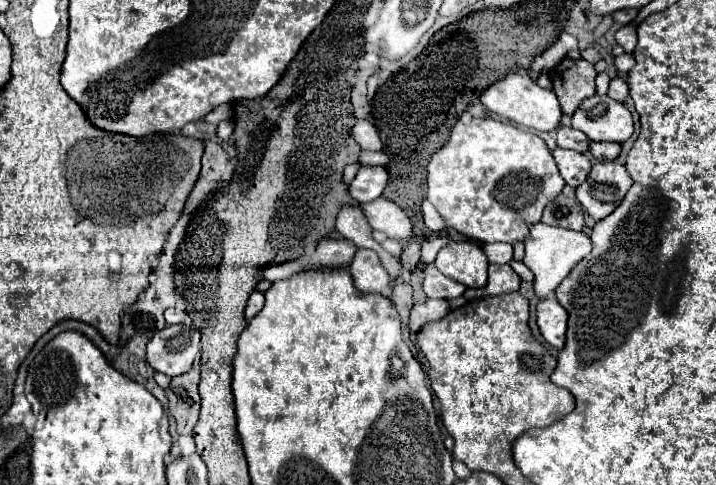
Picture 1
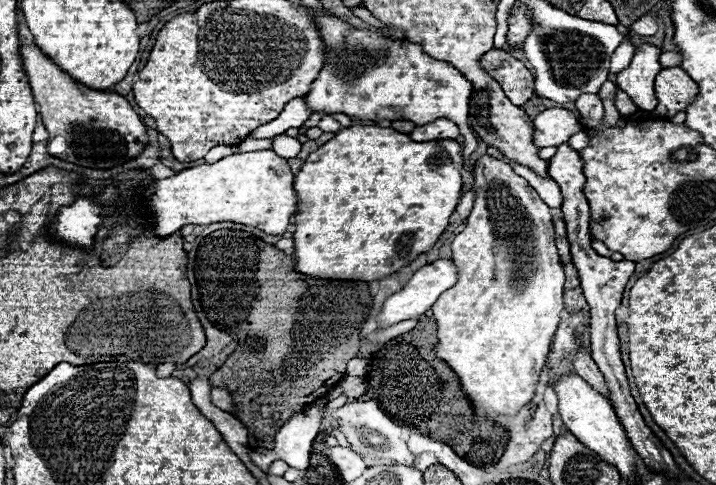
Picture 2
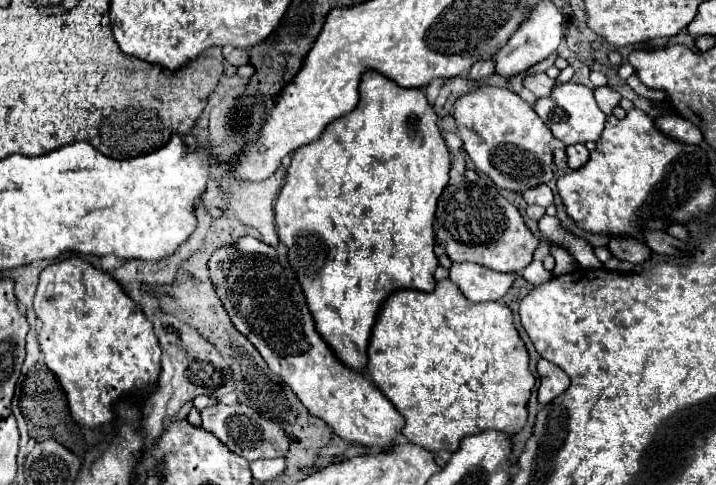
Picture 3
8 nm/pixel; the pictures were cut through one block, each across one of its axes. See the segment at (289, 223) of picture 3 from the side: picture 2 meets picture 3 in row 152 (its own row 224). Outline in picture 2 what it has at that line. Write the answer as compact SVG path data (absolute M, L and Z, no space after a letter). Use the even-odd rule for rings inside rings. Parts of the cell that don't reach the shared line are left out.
M350 126L342 128L330 142L320 146L316 152L308 156L302 170L294 180L294 190L298 196L298 212L294 216L294 256L296 256L296 272L302 272L312 278L330 278L330 280L360 280L372 282L382 280L394 272L400 272L404 266L414 262L420 254L426 254L434 248L440 234L448 228L450 216L454 214L458 200L462 196L462 154L456 140L430 140L430 142L414 142L408 134L400 134L394 128L380 126Z

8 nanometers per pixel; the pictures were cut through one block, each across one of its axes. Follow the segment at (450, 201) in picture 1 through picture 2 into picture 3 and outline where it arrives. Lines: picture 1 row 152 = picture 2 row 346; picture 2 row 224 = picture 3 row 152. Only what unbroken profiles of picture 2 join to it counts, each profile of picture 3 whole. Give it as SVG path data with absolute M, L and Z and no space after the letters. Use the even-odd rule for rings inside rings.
M482 86L476 88L470 94L464 94L456 100L454 106L454 120L458 128L458 136L462 138L462 146L472 160L474 168L482 174L486 174L498 188L512 190L512 192L526 192L526 188L534 188L540 184L548 184L554 174L554 162L552 162L552 132L542 124L538 114L528 106L518 94L514 94L508 88L496 88L496 86Z

